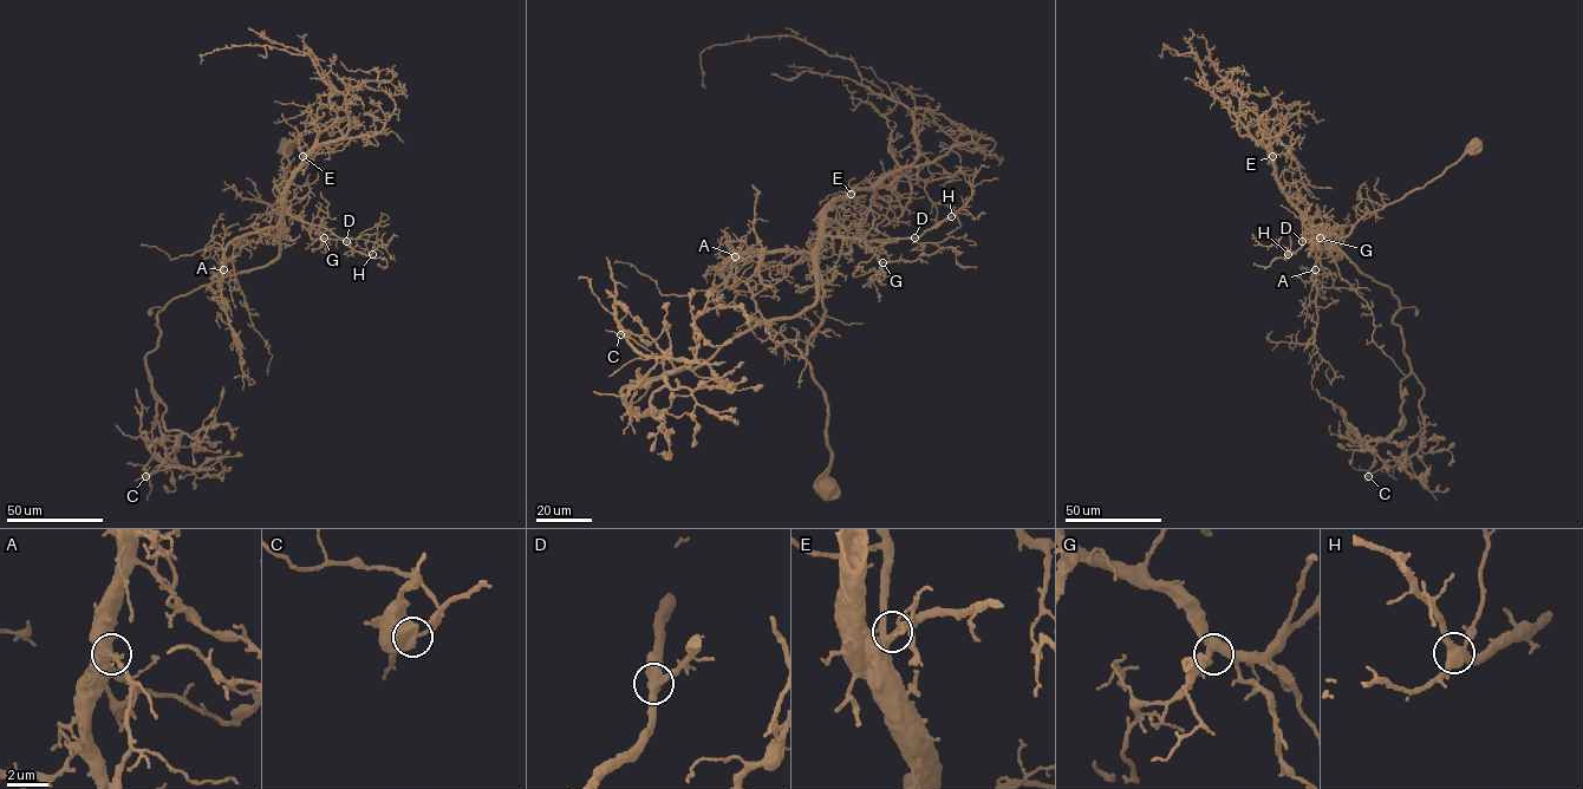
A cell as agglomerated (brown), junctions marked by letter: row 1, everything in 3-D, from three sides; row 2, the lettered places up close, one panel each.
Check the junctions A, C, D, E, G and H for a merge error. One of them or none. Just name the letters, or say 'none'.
C

